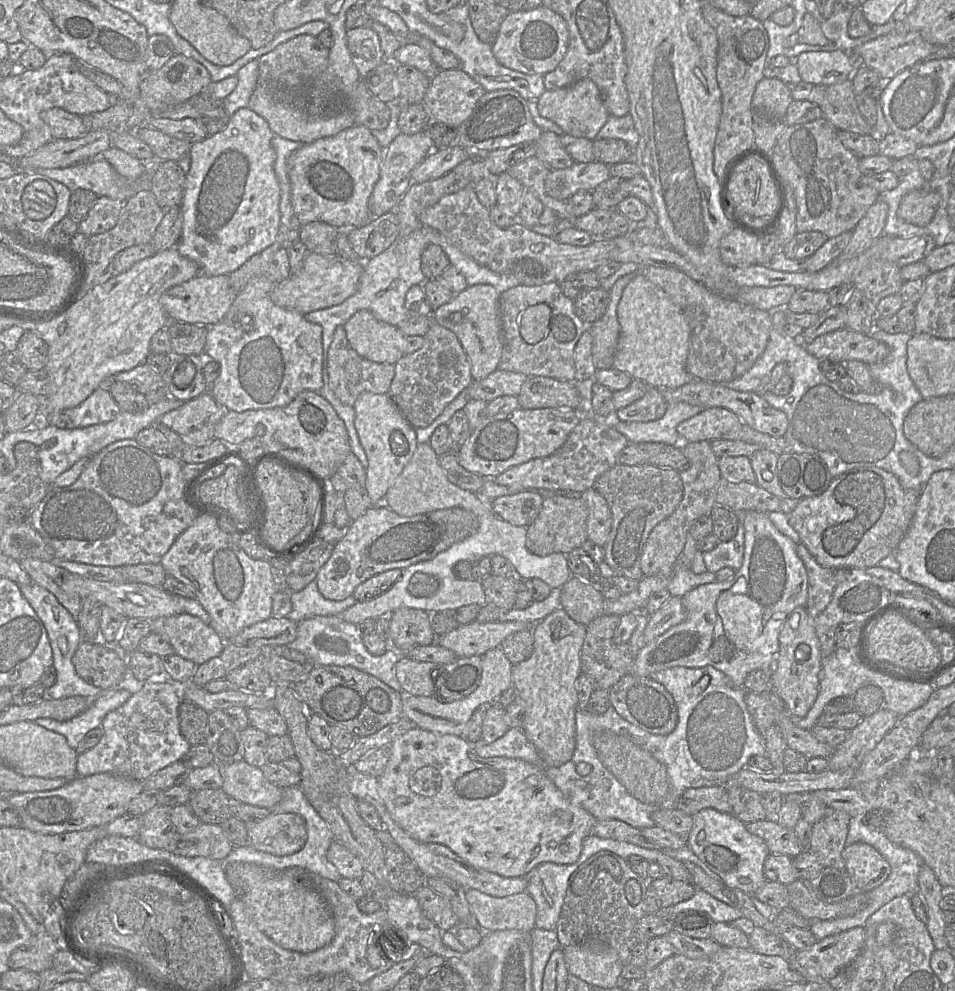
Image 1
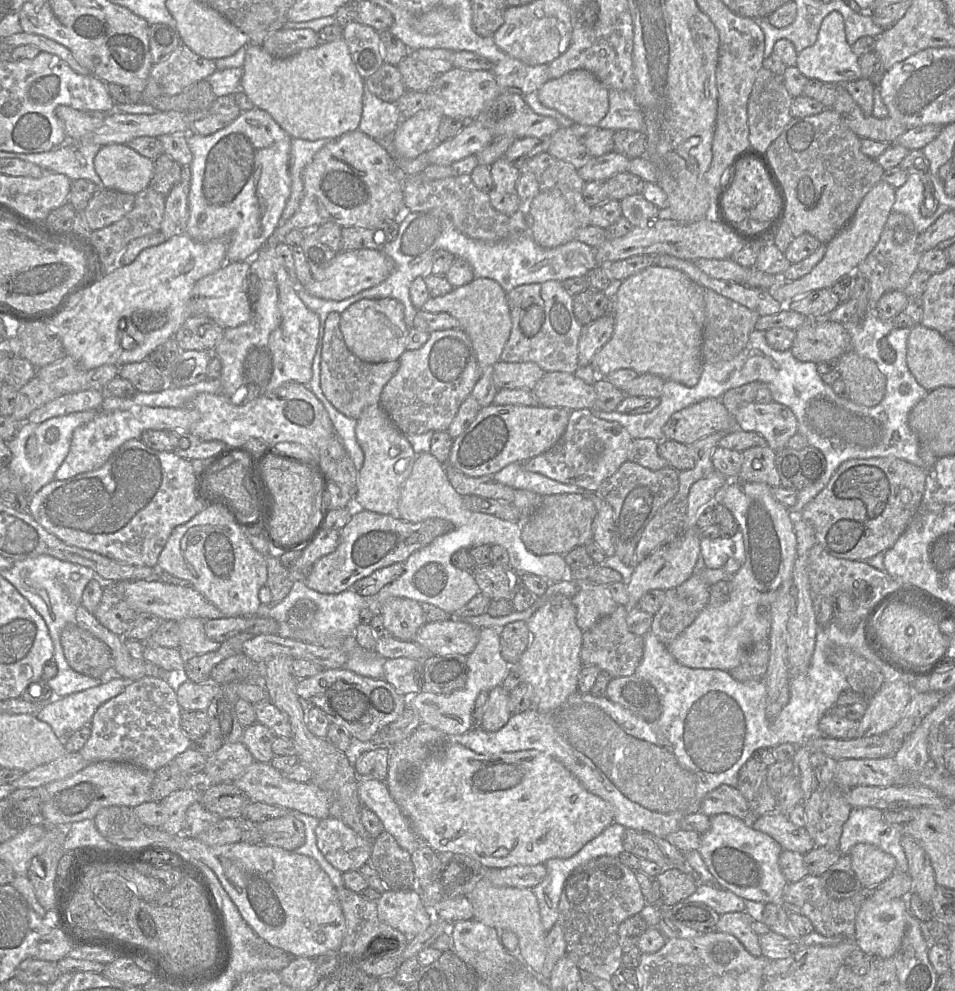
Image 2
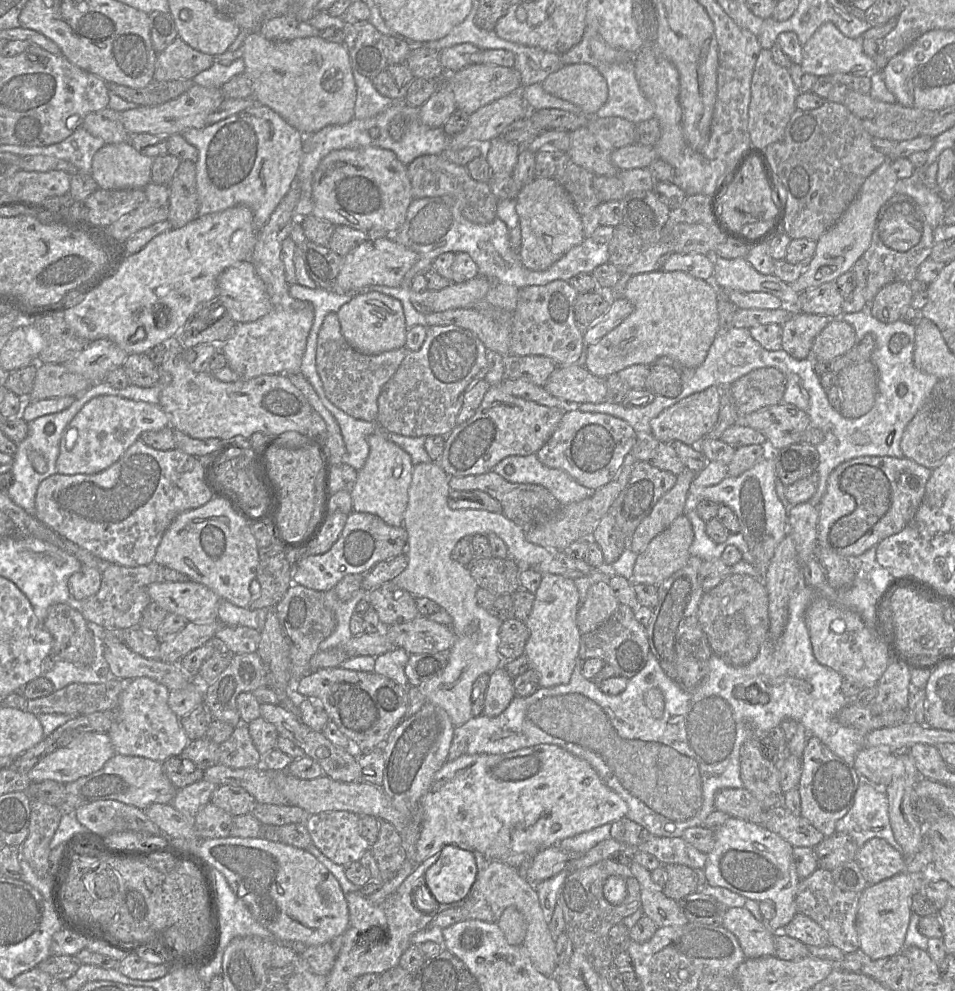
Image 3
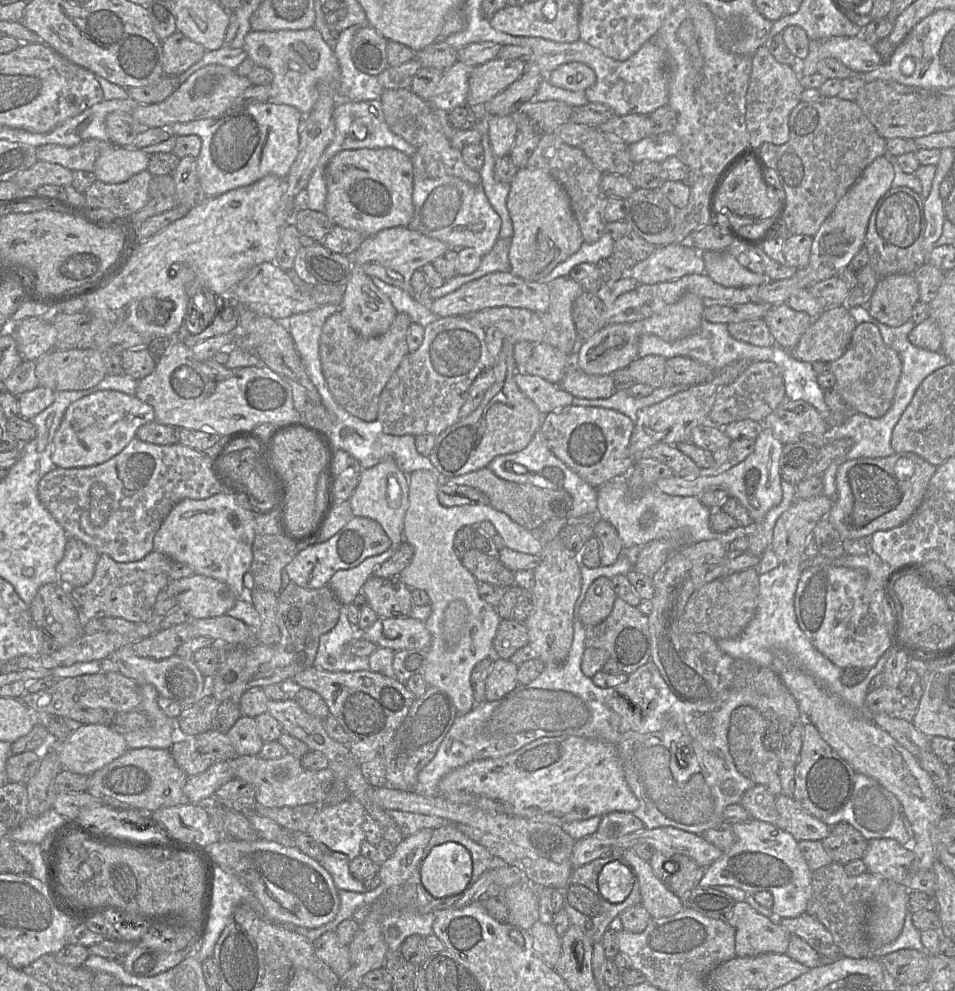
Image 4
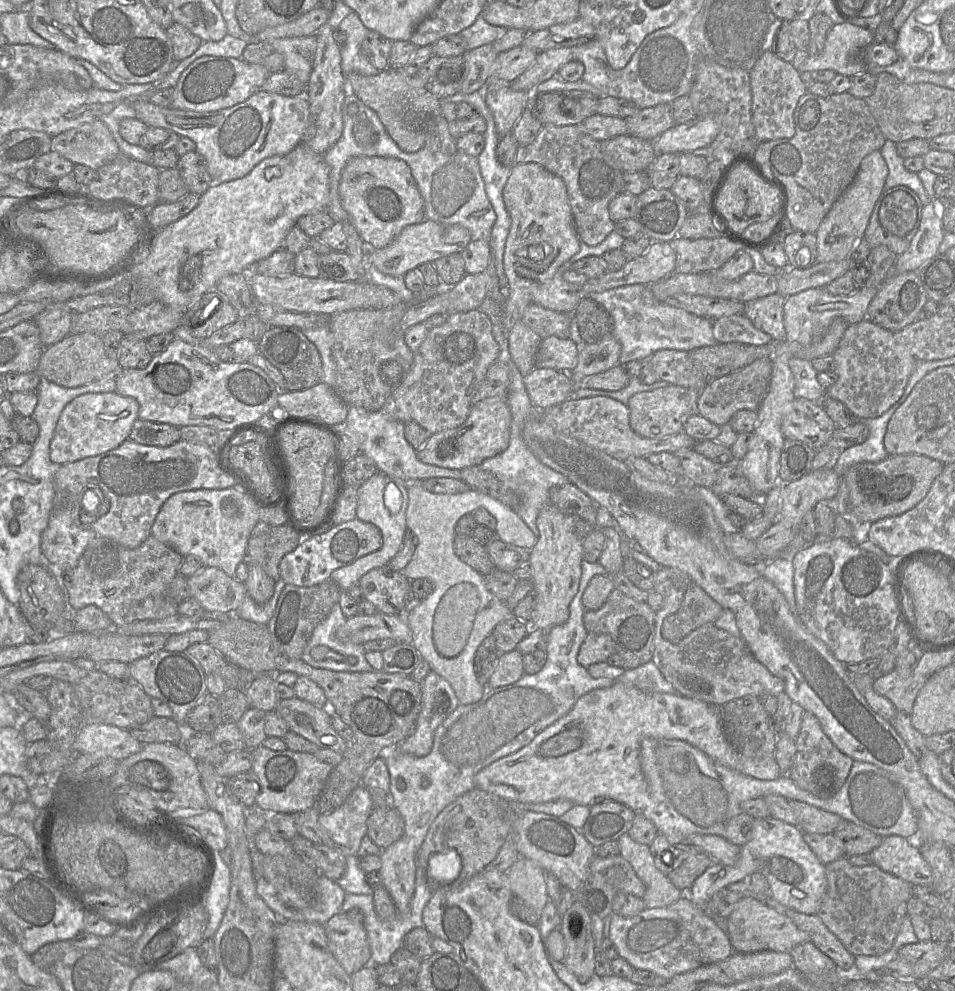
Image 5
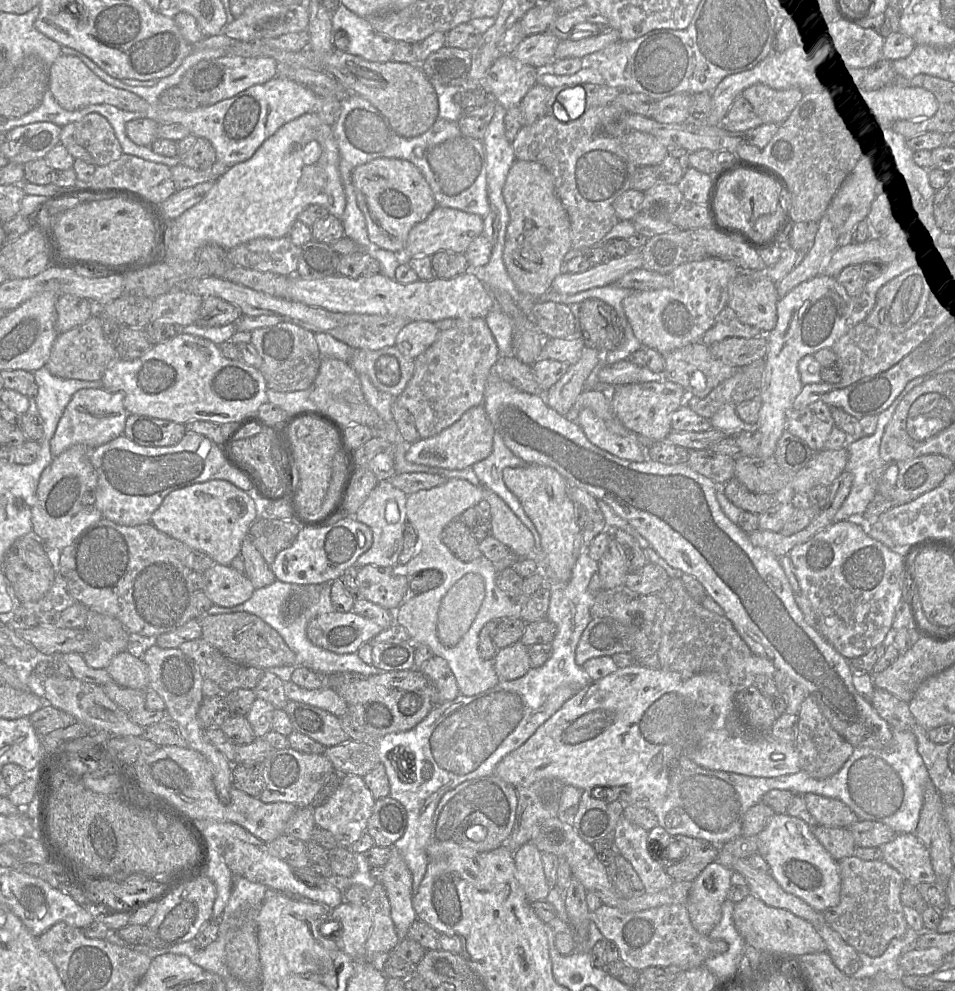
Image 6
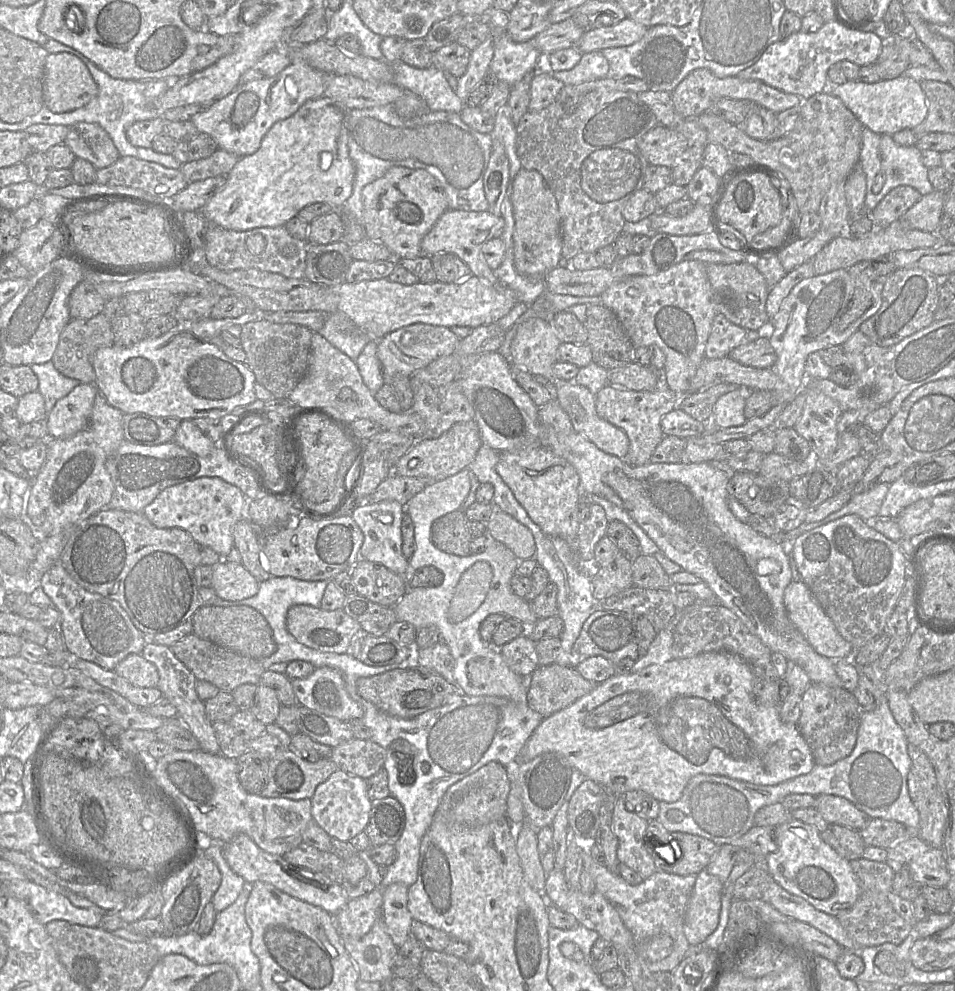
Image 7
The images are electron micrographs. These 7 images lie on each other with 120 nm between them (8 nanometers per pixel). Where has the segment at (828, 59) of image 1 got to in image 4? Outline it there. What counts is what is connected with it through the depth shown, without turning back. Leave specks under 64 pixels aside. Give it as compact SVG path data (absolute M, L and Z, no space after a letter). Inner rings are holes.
M834 36L810 41L808 55L798 63L799 77L818 72L818 62L824 58L836 58L849 69L862 73L870 72L883 63L875 47L862 36Z

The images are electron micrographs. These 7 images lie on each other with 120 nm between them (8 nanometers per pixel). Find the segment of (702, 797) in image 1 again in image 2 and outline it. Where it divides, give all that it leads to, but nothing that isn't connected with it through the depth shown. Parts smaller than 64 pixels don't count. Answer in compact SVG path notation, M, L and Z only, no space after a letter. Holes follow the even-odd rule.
M720 785L707 793L702 800L700 812L709 817L726 813L747 822L754 819L745 797L736 787L729 785Z

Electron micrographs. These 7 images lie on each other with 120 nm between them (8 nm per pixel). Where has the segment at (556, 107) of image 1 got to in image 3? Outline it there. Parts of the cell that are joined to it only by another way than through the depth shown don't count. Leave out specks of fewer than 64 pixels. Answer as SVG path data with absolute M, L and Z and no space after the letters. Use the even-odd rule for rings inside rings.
M590 64L562 66L541 84L547 93L577 105L588 116L595 116L608 98L604 77Z

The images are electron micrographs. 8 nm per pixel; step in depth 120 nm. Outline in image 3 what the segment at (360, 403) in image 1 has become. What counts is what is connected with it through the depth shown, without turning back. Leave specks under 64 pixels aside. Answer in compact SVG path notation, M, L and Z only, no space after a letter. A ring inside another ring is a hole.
M382 433L369 435L367 442L370 448L369 456L363 468L358 471L355 485L351 491L353 512L372 514L392 527L402 527L412 480L411 457Z

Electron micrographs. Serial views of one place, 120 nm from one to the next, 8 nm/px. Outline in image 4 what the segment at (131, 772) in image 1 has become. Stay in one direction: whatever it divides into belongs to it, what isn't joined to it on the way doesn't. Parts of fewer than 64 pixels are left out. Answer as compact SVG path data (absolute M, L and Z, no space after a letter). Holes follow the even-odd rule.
M151 684L140 685L142 701L139 711L148 718L146 728L124 734L128 749L170 749L178 737L175 719L169 718L159 707L159 693Z

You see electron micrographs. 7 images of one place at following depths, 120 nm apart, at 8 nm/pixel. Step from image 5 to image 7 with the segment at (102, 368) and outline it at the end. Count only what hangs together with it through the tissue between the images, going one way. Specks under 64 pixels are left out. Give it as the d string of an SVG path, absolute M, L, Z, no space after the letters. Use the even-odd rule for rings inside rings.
M102 313L90 319L71 319L60 334L51 362L67 378L78 380L82 384L94 384L94 355L98 349L107 346L113 346L113 335L111 323Z

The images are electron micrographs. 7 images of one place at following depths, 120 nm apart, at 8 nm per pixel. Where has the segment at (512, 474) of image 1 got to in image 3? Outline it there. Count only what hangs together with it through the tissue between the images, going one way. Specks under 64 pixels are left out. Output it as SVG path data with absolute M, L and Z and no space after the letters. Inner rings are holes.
M577 406L564 410L561 422L536 453L538 460L547 467L566 472L582 486L597 490L616 477L638 434L624 420L608 414L583 412Z

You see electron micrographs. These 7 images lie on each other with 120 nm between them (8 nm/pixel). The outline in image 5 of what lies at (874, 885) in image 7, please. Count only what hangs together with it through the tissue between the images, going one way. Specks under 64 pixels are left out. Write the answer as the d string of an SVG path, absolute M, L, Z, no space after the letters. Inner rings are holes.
M846 856L826 864L825 872L826 892L816 915L853 955L875 956L887 952L907 916L911 884L875 864L852 865Z

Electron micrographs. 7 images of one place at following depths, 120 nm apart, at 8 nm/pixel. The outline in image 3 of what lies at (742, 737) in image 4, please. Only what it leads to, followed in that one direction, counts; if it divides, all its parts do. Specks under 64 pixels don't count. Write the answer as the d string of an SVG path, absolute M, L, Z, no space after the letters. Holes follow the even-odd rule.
M746 739L740 750L740 778L744 788L759 802L764 810L783 803L779 769L766 759L760 749L759 739Z

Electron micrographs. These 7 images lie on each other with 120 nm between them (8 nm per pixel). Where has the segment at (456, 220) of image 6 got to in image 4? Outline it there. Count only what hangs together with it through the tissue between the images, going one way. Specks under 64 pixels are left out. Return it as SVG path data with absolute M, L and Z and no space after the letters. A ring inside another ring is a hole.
M397 226L383 229L368 236L353 253L355 260L370 277L397 286L408 292L415 300L429 307L432 299L428 291L417 292L410 283L415 270L420 270L425 264L432 263L436 258L449 250L449 246L435 238L425 236L407 226Z

